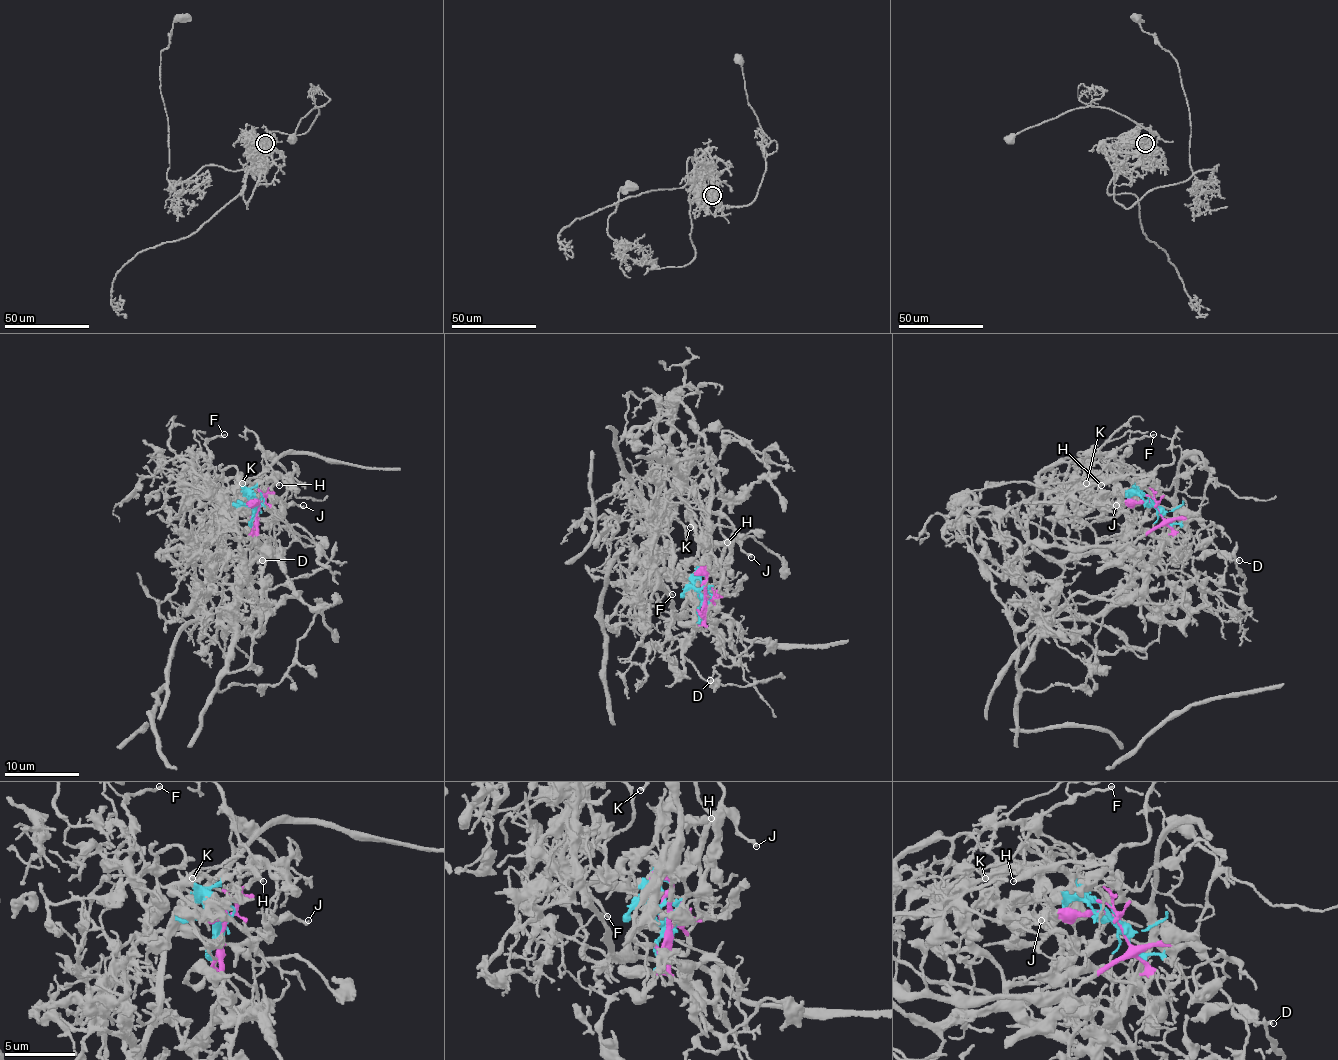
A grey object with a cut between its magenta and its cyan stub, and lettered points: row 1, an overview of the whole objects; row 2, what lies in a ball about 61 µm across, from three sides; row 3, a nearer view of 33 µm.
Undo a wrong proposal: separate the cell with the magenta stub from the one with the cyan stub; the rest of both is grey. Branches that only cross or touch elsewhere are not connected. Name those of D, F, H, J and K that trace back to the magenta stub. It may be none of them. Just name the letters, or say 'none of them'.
D

